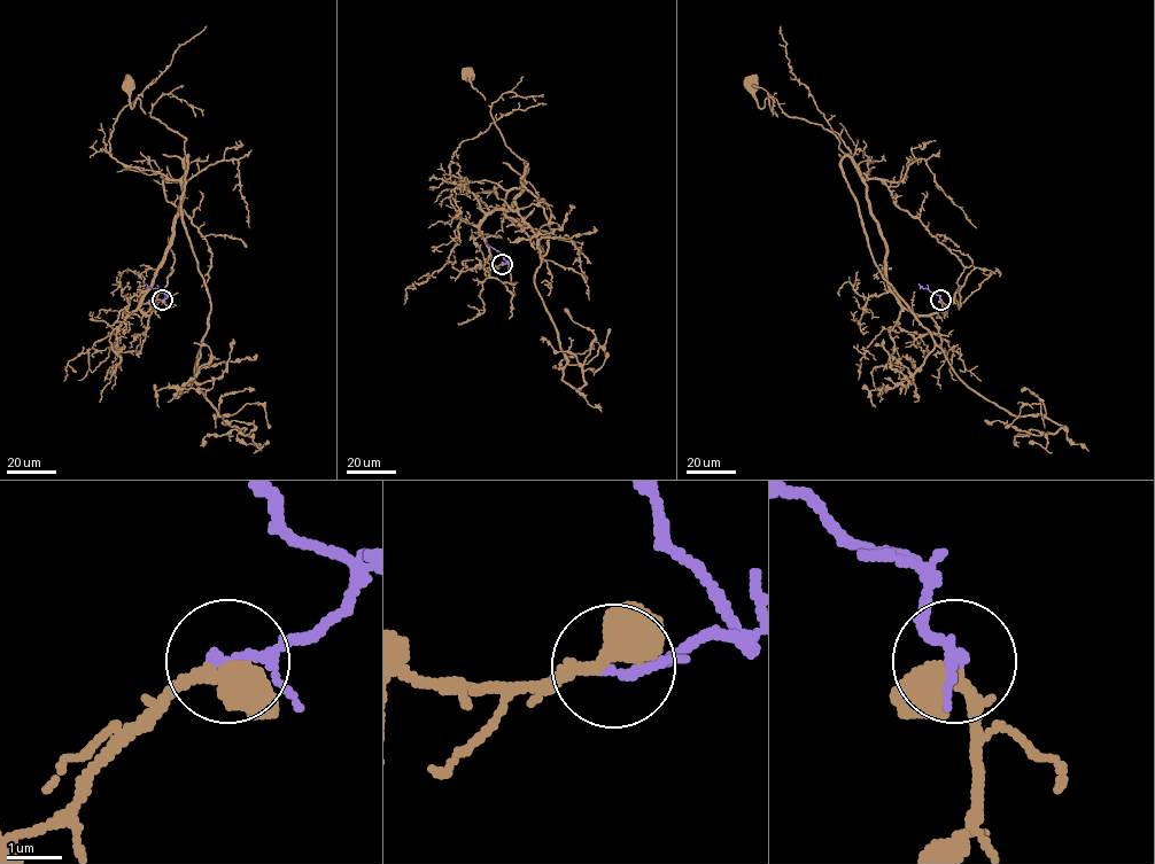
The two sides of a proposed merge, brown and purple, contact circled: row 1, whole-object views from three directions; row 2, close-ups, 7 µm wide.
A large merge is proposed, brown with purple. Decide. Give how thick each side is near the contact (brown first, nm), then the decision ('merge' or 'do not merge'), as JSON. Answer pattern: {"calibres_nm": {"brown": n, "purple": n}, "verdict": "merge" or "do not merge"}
{"calibres_nm": {"brown": 440, "purple": 160}, "verdict": "merge"}

